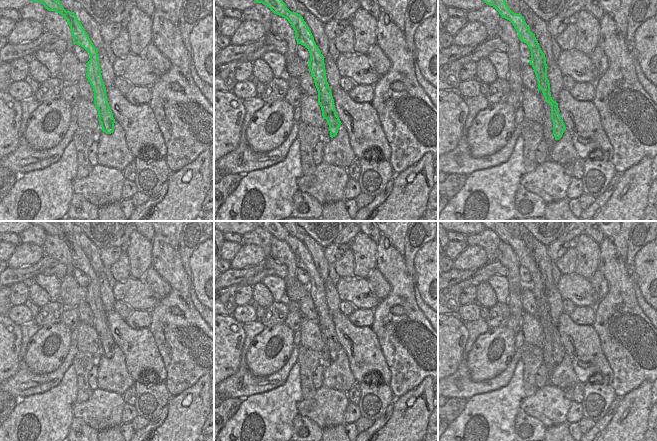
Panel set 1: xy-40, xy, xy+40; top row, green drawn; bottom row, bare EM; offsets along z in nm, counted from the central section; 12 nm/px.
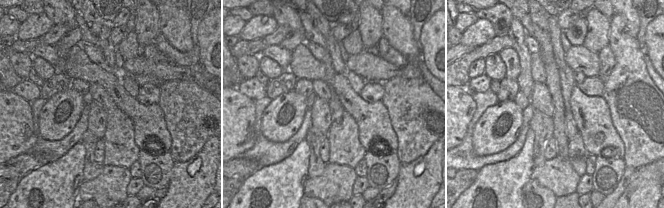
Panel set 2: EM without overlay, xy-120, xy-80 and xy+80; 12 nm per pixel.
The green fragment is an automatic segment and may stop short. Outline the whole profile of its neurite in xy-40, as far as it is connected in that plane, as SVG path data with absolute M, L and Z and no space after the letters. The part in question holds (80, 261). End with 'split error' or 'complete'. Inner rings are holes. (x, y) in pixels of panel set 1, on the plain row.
M28 221L32 226L40 226L49 235L55 235L61 238L68 246L71 258L73 260L73 268L83 271L90 279L90 284L86 287L86 302L90 306L94 315L94 328L98 335L99 346L102 355L111 358L114 355L114 347L116 346L109 327L107 325L106 311L102 304L101 292L99 290L98 273L94 271L87 256L78 244L74 236L66 235L61 225L55 221Z; complete

